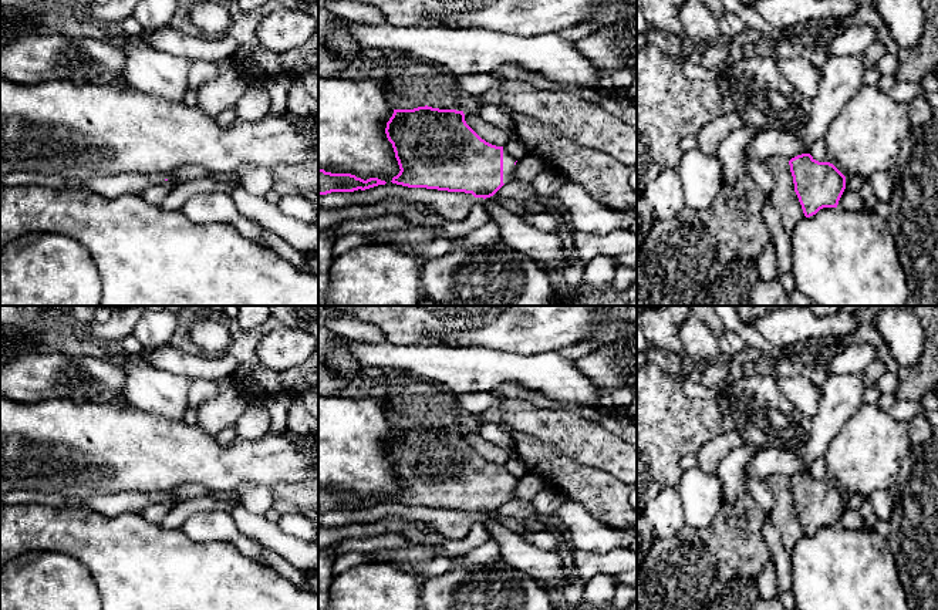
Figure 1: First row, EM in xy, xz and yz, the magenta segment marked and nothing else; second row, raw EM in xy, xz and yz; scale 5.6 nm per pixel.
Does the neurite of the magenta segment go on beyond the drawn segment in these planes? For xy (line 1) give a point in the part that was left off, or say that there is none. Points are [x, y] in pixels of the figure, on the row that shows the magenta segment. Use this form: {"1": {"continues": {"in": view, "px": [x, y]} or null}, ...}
{"1": {"continues": null}}

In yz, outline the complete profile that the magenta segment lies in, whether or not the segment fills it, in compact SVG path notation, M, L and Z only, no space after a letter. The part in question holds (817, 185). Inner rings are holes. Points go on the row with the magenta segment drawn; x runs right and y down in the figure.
M810 154L789 161L794 192L806 218L823 208L837 208L846 189L846 176L830 162L819 162Z

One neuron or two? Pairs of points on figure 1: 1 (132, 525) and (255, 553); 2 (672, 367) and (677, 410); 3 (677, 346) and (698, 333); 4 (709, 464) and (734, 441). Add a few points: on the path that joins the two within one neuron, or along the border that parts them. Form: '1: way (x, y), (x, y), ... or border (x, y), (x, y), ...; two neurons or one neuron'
1: border (232, 542), (243, 555), (259, 562); two neurons
2: border (651, 361), (678, 378); two neurons
3: border (685, 320), (680, 329), (684, 354); two neurons
4: way (714, 457), (726, 444); one neuron

